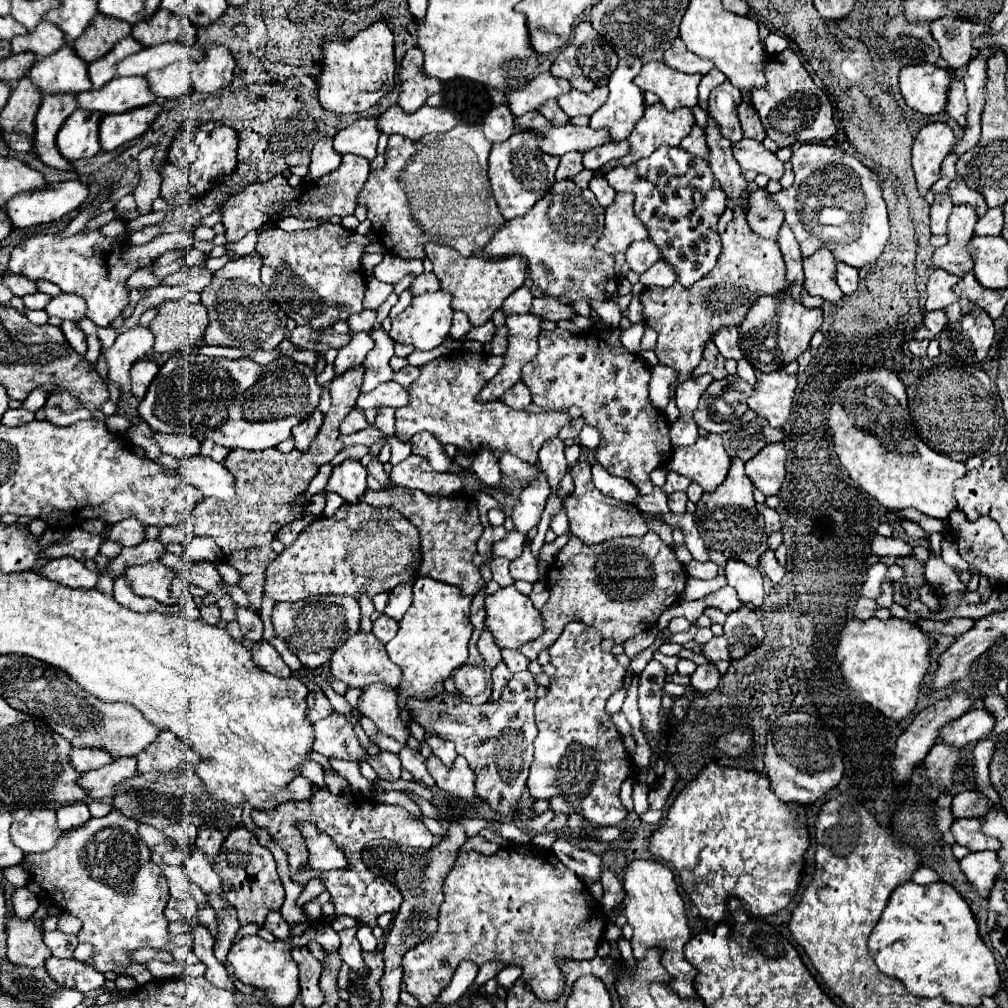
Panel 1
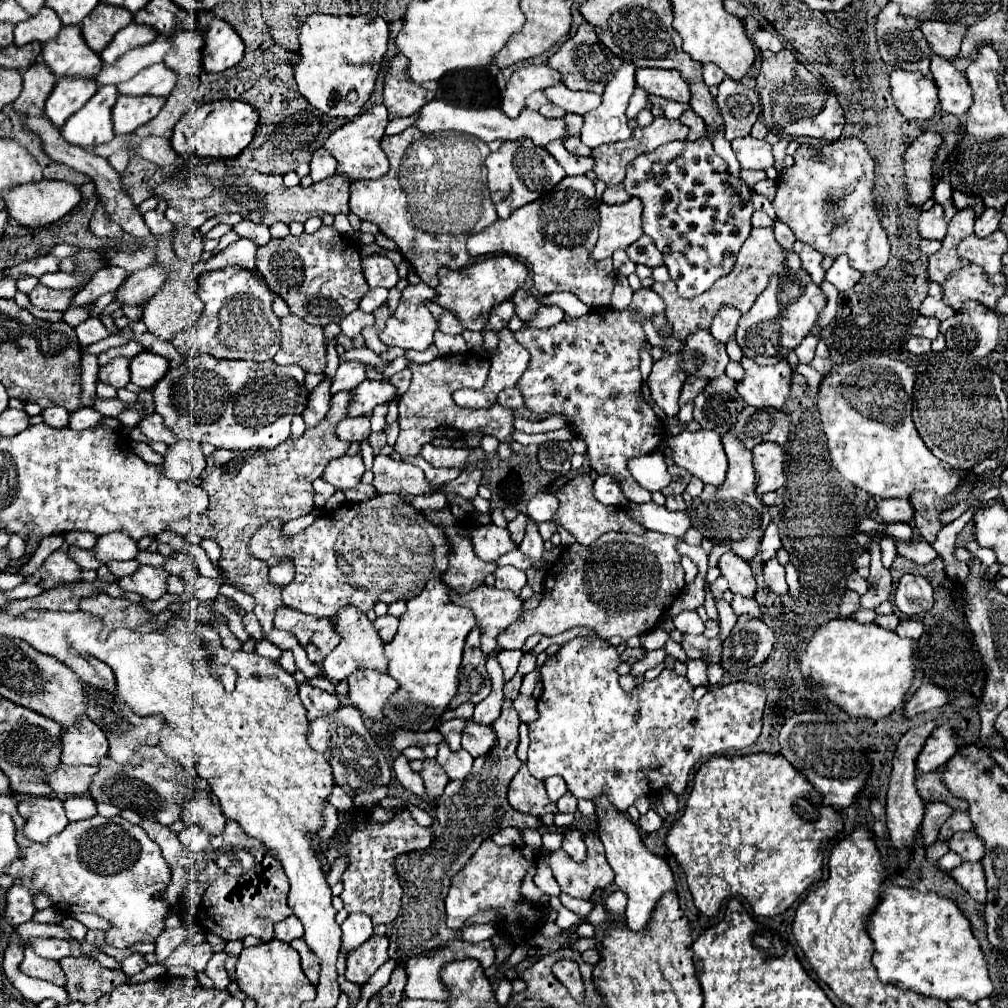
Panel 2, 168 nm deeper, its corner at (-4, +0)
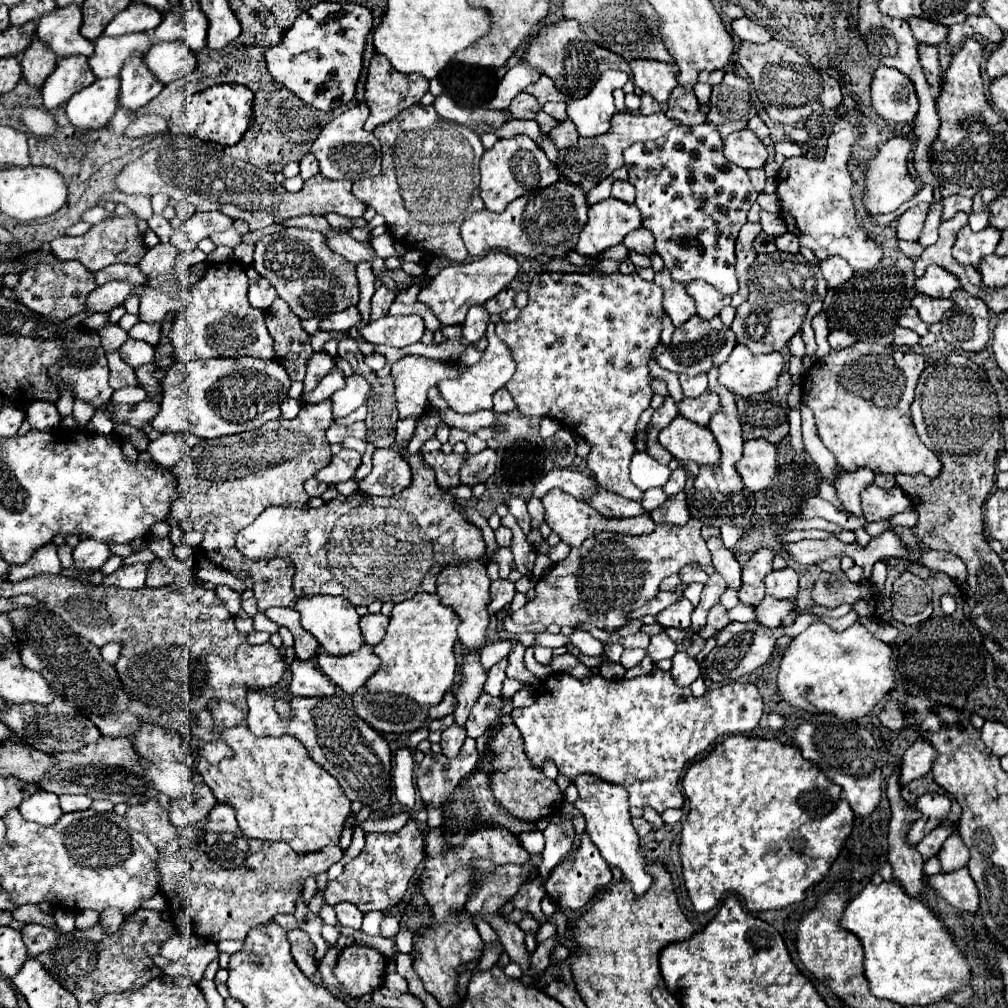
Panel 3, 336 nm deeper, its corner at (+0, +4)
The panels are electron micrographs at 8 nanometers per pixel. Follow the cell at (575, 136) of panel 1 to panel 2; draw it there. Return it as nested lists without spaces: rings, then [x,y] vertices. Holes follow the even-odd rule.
[[[432,100],[428,102],[424,108],[420,108],[418,112],[418,120],[414,122],[414,126],[424,132],[424,134],[430,134],[430,132],[442,132],[442,130],[454,130],[454,132],[464,132],[464,134],[472,134],[484,142],[492,142],[496,138],[500,140],[516,140],[516,138],[530,138],[536,146],[548,146],[550,142],[554,140],[566,140],[570,138],[568,134],[568,126],[564,122],[564,118],[544,118],[542,114],[530,110],[530,108],[524,108],[520,112],[518,118],[508,118],[500,108],[480,108],[480,110],[474,110],[474,108],[460,108],[460,106],[454,106],[450,102],[444,102],[444,100]]]

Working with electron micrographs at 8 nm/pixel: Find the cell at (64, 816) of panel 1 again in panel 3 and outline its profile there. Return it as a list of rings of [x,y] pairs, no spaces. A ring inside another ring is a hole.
[[[60,796],[60,808],[62,812],[76,812],[76,810],[86,810],[90,808],[92,800],[88,796]]]

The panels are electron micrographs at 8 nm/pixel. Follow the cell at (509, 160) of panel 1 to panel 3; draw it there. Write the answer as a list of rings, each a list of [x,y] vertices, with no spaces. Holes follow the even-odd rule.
[[[528,136],[498,140],[490,150],[484,152],[480,162],[480,198],[486,210],[492,210],[492,212],[502,212],[512,200],[536,188],[546,188],[558,180],[560,180],[560,174],[556,172],[556,166]]]

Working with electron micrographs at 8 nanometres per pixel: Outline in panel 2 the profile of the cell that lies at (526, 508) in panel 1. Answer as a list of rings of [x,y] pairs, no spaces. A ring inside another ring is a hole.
[[[518,514],[512,522],[508,522],[508,530],[512,532],[512,538],[520,544],[520,540],[522,540],[522,536],[524,536],[524,532],[526,532],[526,526],[528,526],[528,516],[526,514]]]

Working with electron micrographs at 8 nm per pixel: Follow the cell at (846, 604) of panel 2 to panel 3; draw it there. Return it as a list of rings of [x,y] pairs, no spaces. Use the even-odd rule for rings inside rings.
[[[820,572],[820,576],[814,582],[812,600],[824,608],[836,608],[840,604],[854,604],[866,598],[868,594],[870,592],[866,586],[850,582],[844,572],[838,572],[838,574]]]

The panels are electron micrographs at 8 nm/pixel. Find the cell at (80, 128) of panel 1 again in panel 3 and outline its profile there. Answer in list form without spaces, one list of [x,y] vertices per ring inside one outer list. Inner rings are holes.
[[[116,76],[100,78],[94,84],[76,92],[68,100],[66,114],[76,128],[82,130],[102,128],[114,116],[114,110],[118,106],[118,94],[120,94],[120,80]]]

